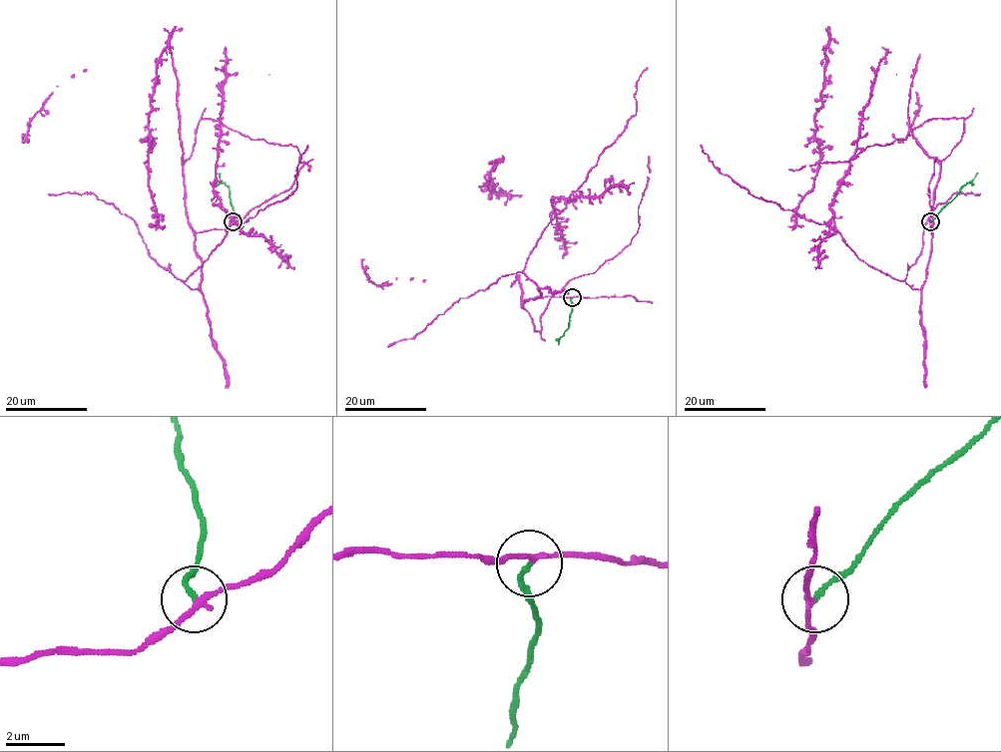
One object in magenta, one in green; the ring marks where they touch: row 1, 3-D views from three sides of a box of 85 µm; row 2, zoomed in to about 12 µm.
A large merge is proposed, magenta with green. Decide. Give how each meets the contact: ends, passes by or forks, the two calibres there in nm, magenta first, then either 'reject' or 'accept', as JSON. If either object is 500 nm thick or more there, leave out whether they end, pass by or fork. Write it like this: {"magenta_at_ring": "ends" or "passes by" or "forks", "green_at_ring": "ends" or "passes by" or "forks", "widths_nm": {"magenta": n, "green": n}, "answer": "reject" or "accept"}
{"magenta_at_ring": "passes by", "green_at_ring": "ends", "widths_nm": {"magenta": 180, "green": 180}, "answer": "reject"}

